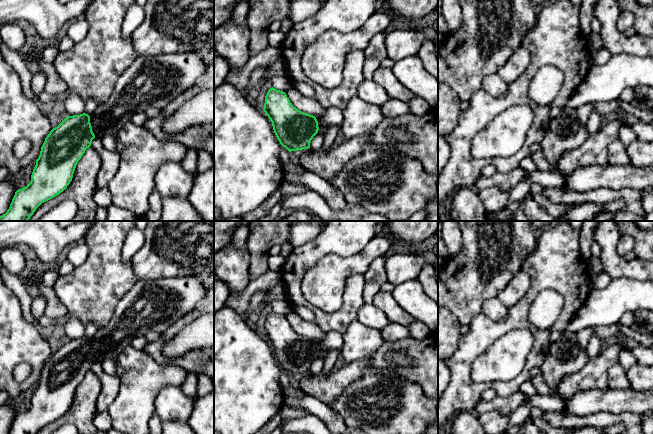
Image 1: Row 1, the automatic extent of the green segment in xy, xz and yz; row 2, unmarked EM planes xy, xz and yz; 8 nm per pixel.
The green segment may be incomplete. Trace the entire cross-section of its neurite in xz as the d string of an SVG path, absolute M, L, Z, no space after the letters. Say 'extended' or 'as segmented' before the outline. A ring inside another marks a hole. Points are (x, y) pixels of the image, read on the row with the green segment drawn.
extended | M270 88L265 96L263 111L272 122L274 133L280 144L289 152L310 148L313 137L318 133L324 135L329 126L341 127L344 120L343 109L330 107L321 116L313 116L298 110L292 105L286 93Z

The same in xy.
extended | M198 52L138 56L117 79L110 98L98 105L89 116L86 113L68 116L53 128L41 147L40 155L26 187L15 192L9 209L0 216L0 221L28 221L44 202L63 192L70 184L78 161L92 140L104 135L114 135L138 112L148 107L164 108L168 103L190 89L205 72L202 54Z

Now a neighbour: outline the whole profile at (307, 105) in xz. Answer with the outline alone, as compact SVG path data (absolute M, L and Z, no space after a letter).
M293 87L285 93L292 105L304 113L317 117L321 116L326 111L326 109L317 100L305 97Z

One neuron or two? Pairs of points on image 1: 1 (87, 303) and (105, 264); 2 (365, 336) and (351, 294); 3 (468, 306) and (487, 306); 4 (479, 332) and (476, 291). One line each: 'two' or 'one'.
1: one
2: two
3: two
4: two

